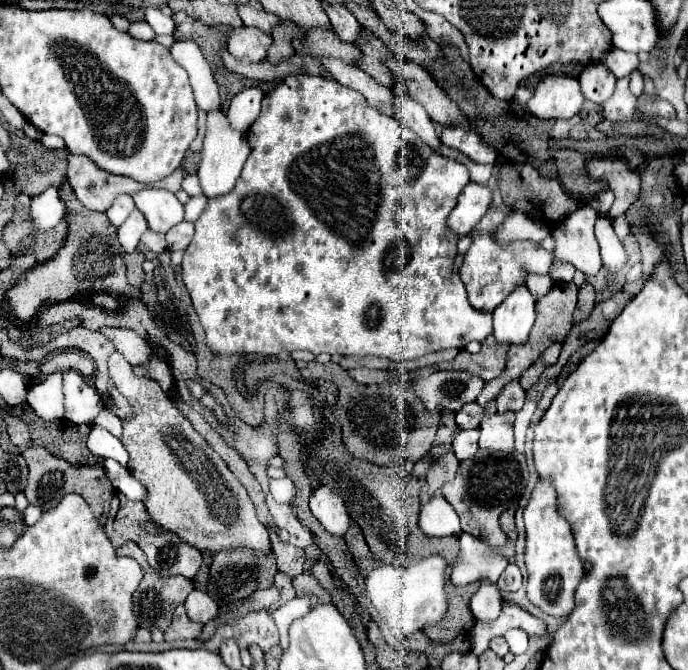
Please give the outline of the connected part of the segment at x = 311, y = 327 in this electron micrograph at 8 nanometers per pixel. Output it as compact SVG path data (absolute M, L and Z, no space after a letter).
M289 75L261 101L261 115L247 131L251 155L231 193L209 199L201 217L195 221L195 237L185 249L183 283L191 295L193 307L207 335L207 345L213 353L259 353L277 355L291 351L311 351L329 355L375 355L395 361L411 361L439 349L463 349L465 343L485 341L491 333L491 313L475 311L467 301L467 291L453 271L459 235L447 227L447 217L457 205L457 197L469 183L469 171L459 161L443 157L439 151L425 145L409 127L397 119L369 107L361 93L341 87L331 77L319 75Z

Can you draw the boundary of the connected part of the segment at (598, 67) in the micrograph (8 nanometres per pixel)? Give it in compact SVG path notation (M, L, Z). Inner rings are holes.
M601 63L587 65L583 73L577 77L583 97L593 103L603 103L613 95L615 89L615 75Z

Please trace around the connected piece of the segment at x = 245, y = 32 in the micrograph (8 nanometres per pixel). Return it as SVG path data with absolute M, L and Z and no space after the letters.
M237 27L227 39L227 51L235 59L247 59L253 63L259 63L267 57L267 49L271 45L271 35L263 33L255 27Z

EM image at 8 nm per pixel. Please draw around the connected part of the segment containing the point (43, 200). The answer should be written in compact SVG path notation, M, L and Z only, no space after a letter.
M49 187L39 197L33 197L31 201L31 223L41 229L53 229L61 219L65 217L65 205L59 199L59 189Z

